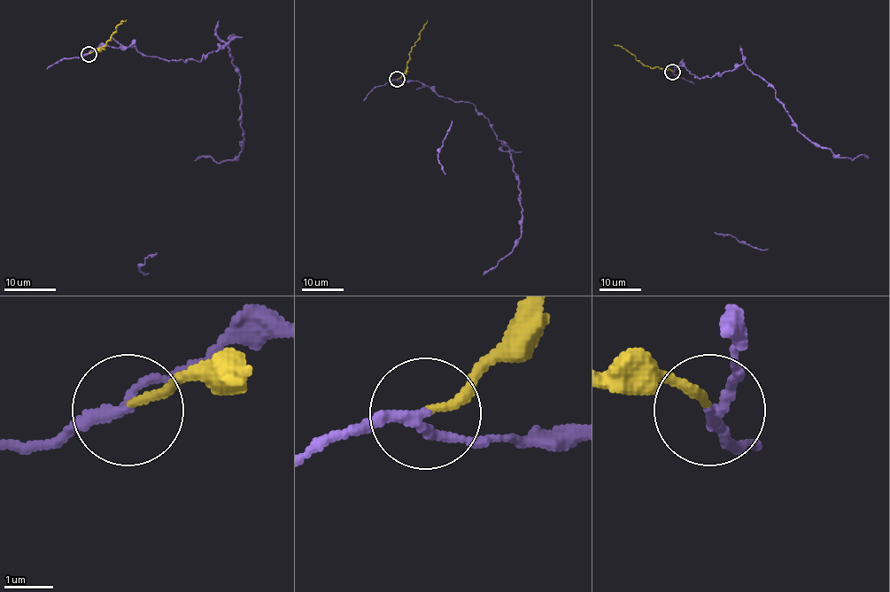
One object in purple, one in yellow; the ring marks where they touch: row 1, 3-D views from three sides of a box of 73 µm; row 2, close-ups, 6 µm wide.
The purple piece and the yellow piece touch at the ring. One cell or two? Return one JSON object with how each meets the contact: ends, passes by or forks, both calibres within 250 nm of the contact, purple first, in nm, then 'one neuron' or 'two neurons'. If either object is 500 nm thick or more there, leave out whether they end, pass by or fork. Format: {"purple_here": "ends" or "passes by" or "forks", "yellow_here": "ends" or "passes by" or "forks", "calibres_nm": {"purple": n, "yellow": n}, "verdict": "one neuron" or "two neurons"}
{"purple_here": "passes by", "yellow_here": "ends", "calibres_nm": {"purple": 200, "yellow": 160}, "verdict": "two neurons"}

